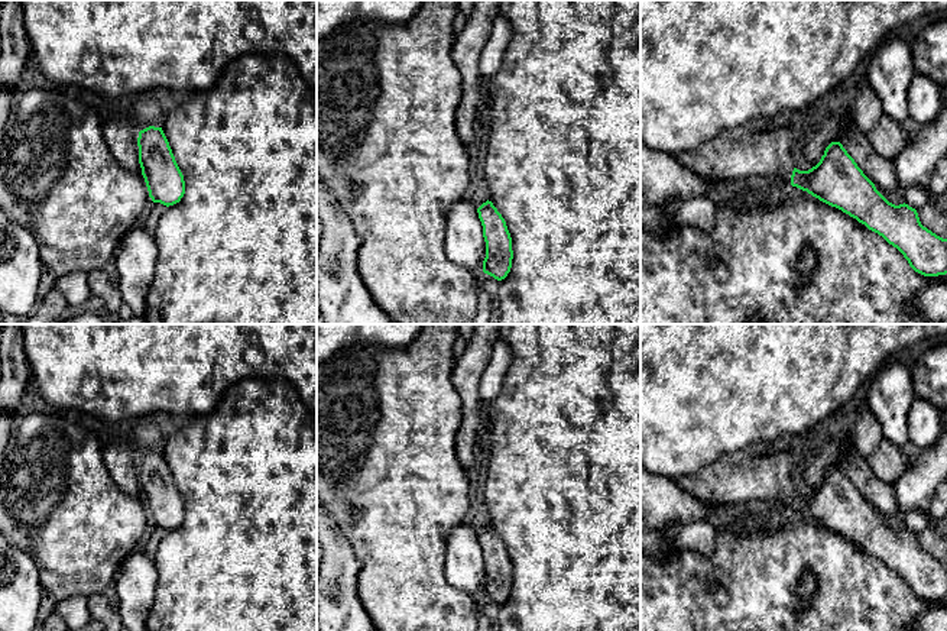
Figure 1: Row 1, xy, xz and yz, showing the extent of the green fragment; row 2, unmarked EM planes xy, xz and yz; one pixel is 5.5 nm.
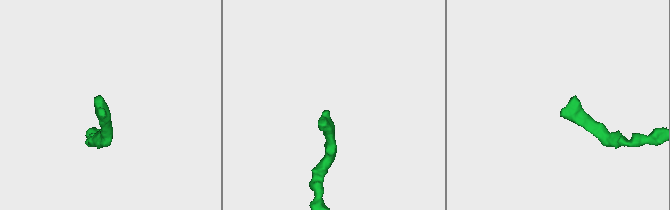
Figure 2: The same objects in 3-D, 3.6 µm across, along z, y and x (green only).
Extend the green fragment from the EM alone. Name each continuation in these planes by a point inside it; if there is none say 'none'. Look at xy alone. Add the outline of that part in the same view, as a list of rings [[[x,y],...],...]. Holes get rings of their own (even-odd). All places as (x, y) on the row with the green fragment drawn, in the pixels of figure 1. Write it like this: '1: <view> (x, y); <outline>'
1: xy (146, 112); [[[150,93],[143,94],[134,103],[132,113],[127,116],[137,132],[155,126],[162,127],[165,122],[165,111]]]

